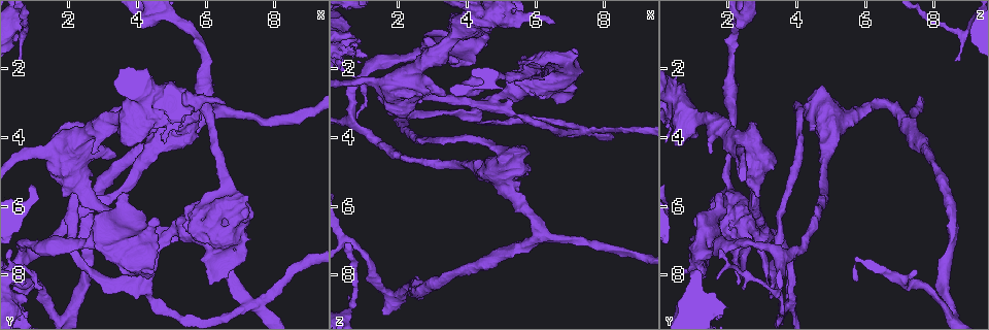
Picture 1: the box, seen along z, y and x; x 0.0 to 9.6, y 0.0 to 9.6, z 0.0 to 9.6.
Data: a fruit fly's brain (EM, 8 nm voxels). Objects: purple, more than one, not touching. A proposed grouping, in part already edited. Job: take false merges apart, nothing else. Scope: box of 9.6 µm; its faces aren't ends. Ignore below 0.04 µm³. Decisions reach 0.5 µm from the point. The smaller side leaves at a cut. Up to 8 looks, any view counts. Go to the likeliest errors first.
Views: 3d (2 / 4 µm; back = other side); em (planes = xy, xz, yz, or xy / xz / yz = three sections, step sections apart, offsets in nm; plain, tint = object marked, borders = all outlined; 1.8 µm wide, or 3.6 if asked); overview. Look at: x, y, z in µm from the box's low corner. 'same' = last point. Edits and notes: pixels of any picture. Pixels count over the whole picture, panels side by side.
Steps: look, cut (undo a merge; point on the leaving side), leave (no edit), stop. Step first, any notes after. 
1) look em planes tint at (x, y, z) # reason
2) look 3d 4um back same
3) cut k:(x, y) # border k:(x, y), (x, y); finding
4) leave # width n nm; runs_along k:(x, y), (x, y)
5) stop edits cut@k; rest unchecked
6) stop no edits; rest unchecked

look em planes tint at (7.35, 8.85, 3.75) # branch point

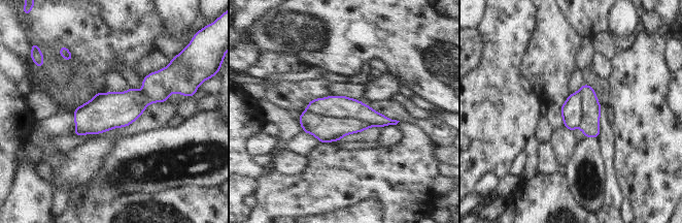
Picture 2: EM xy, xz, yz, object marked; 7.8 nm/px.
cut 2:(326, 128) # part_leaving 2:(302, 121), (317, 125), (368, 125); a second neuron is stuck on

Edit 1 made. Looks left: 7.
look overview # redraw

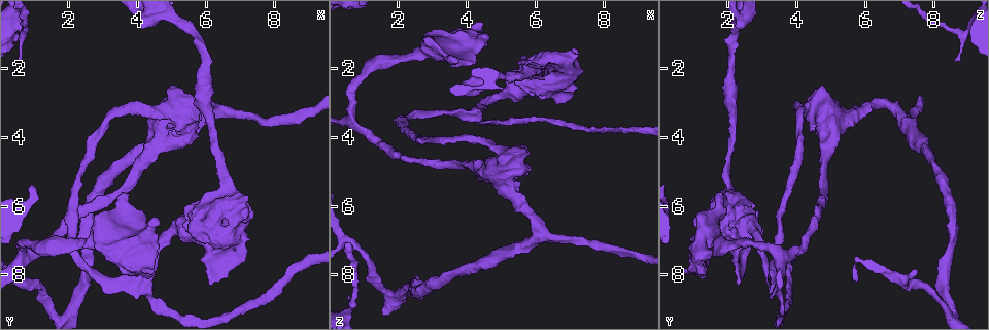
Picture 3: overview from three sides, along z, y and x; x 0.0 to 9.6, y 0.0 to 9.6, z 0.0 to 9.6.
look em planes borders at (5.05, 3.25, 4.35) # thick turns thin

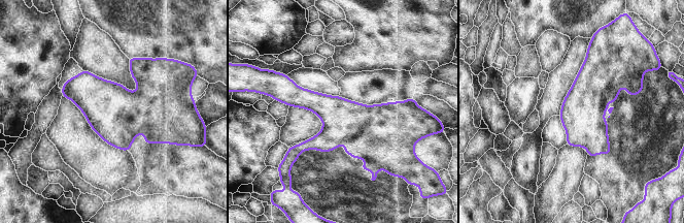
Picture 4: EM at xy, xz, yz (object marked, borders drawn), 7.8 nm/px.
leave # one neuron here

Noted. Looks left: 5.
stop edits cut@2; rest unchecked

